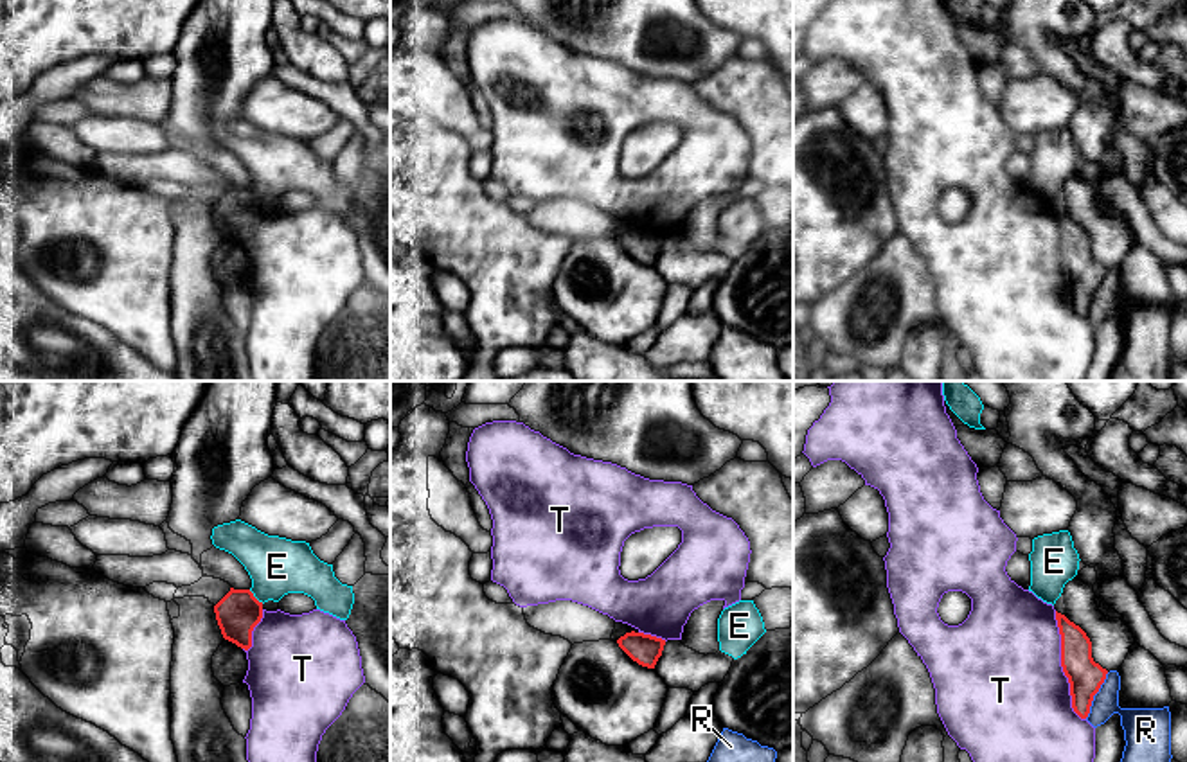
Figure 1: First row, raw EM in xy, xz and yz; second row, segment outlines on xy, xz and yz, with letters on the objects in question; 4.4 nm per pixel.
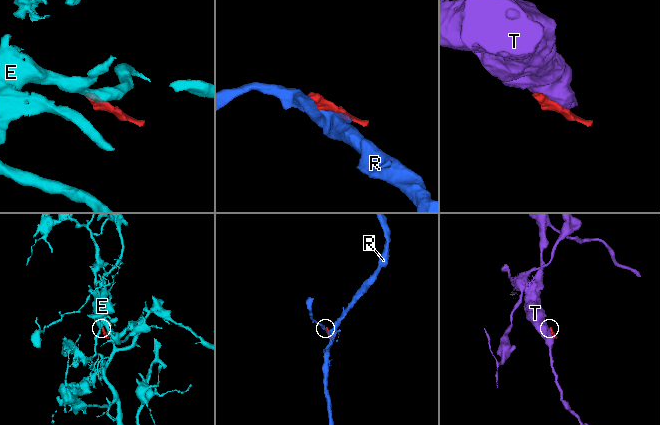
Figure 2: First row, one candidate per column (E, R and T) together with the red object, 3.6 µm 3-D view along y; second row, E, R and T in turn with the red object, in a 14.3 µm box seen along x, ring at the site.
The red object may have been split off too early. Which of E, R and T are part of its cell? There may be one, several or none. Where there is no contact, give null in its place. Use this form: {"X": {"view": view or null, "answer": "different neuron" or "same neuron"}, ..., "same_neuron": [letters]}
{"E": {"view": "xy", "answer": "different neuron"}, "R": {"view": "yz", "answer": "different neuron"}, "T": {"view": "yz", "answer": "different neuron"}, "same_neuron": []}

